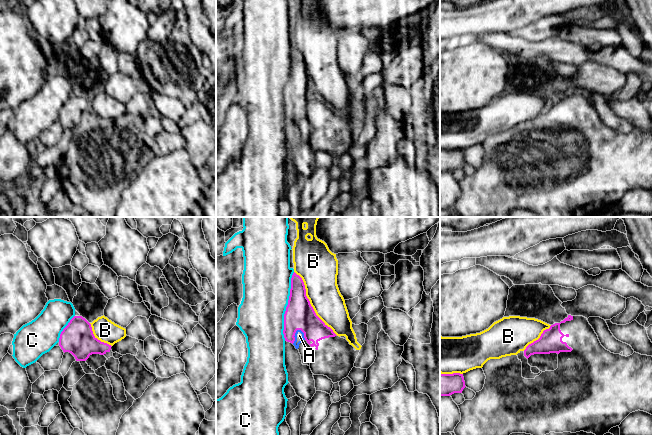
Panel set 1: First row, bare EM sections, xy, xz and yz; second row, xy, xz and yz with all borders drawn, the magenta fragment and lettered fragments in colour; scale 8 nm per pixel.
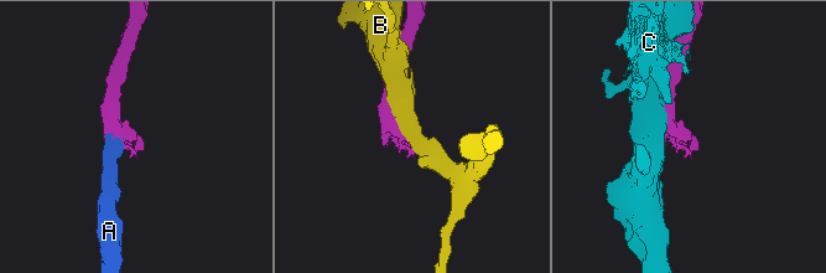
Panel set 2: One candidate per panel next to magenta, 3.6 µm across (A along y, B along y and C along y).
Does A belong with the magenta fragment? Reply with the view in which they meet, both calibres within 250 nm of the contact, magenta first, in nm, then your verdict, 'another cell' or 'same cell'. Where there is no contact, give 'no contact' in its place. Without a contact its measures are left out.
contact in xz; calibres 240 and 80 nm; same cell

